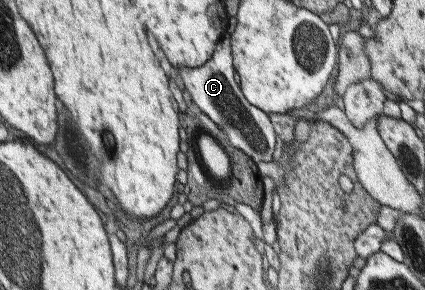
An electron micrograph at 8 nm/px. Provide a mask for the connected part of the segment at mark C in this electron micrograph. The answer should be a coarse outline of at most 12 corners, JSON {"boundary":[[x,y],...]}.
{"boundary":[[230,38],[198,67],[171,67],[202,115],[254,163],[276,134],[234,79]]}

